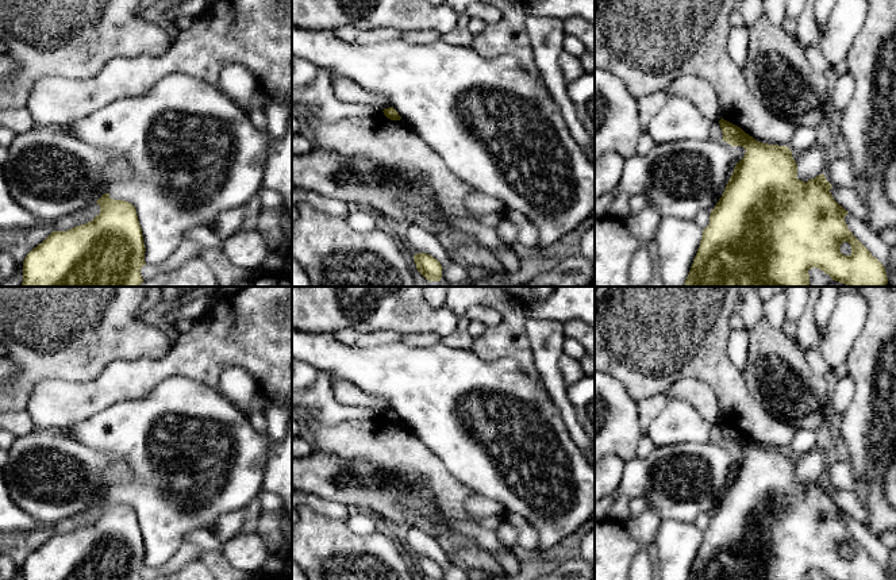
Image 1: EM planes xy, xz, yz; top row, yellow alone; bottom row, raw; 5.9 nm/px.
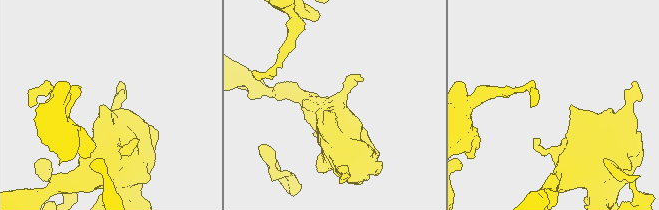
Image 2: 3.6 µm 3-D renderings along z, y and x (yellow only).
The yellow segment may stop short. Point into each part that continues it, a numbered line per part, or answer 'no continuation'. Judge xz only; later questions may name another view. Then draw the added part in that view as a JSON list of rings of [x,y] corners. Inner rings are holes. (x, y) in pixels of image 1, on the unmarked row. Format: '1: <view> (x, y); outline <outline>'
no continuation

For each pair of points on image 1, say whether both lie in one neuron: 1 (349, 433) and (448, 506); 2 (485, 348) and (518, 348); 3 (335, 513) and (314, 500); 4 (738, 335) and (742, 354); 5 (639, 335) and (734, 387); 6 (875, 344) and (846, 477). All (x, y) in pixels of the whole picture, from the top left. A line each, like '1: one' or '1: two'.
1: one
2: one
3: one
4: one
5: one
6: two

